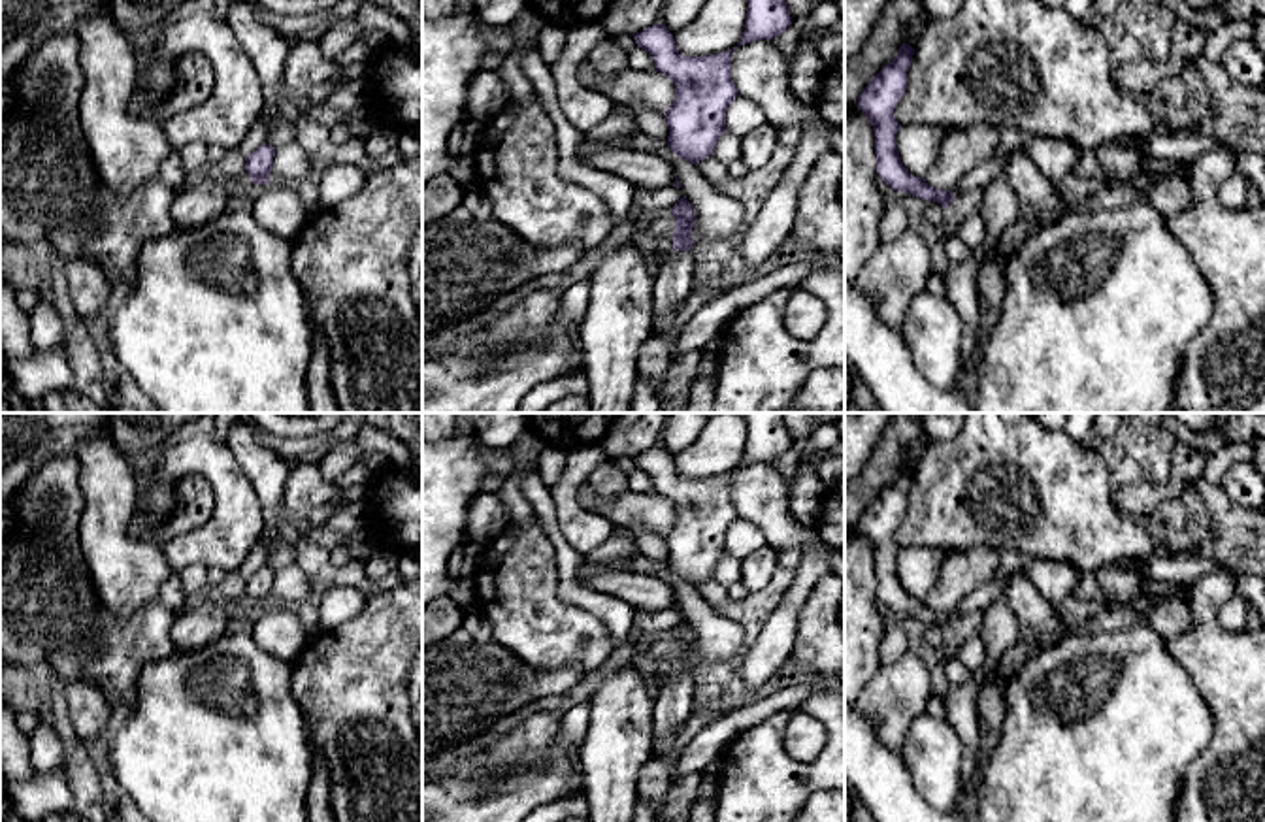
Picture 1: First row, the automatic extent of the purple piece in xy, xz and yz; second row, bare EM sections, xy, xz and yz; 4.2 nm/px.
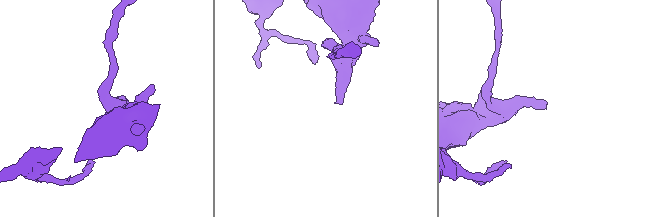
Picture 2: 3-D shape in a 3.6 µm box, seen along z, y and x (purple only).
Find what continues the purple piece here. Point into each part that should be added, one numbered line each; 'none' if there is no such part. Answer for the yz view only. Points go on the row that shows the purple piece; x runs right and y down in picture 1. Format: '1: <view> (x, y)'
none

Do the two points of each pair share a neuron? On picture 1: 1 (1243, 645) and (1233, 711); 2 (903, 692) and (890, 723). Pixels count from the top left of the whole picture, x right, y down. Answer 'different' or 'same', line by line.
1: same
2: same

